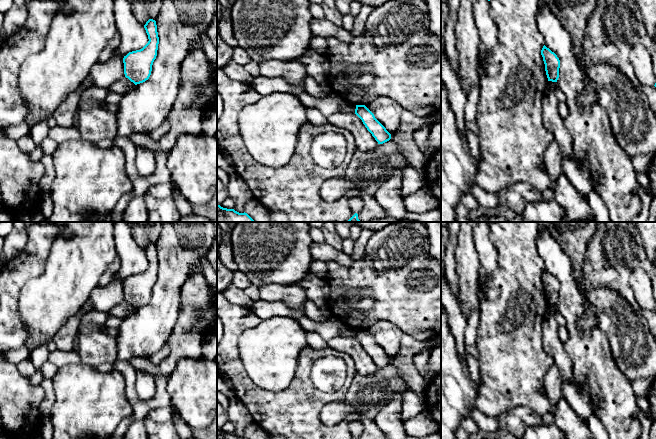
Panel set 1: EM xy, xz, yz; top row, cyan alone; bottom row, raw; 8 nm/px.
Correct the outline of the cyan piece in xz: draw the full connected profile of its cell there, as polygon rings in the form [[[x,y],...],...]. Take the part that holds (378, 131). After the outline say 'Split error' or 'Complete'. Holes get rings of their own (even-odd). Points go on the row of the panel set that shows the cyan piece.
[[[356,105],[355,114],[362,120],[378,144],[383,144],[391,139],[391,134],[365,105]]]. Complete

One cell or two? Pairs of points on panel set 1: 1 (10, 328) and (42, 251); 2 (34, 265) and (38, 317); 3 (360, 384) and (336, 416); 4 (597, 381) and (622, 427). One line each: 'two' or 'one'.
1: one
2: two
3: one
4: one

